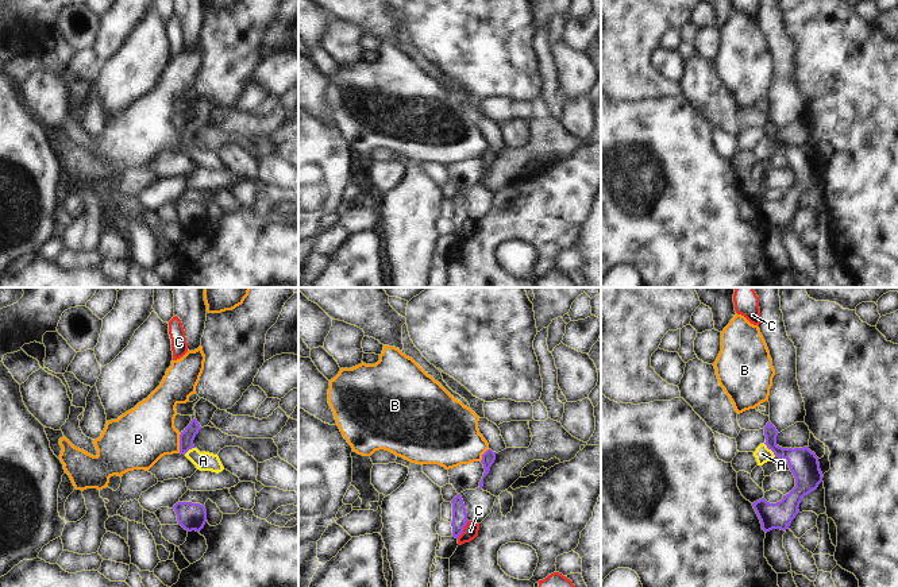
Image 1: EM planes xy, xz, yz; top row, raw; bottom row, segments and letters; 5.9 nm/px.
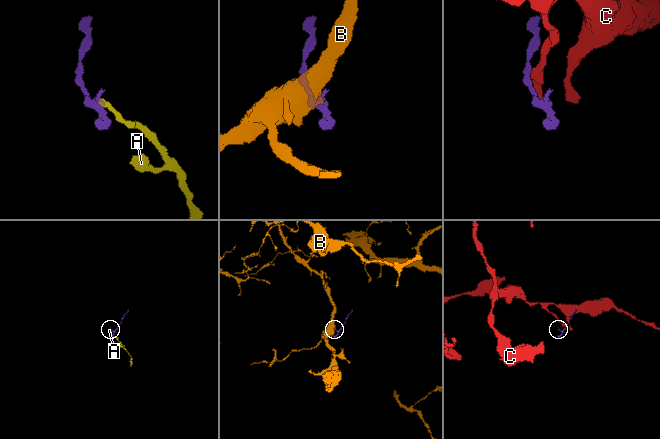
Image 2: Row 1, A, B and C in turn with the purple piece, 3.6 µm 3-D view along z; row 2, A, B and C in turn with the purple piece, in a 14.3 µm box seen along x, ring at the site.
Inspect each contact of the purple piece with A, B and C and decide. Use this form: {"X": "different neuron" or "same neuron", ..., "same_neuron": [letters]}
{"A": "different neuron", "B": "different neuron", "C": "different neuron", "same_neuron": []}

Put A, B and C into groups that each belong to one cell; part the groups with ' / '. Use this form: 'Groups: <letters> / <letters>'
Groups: A B / C

